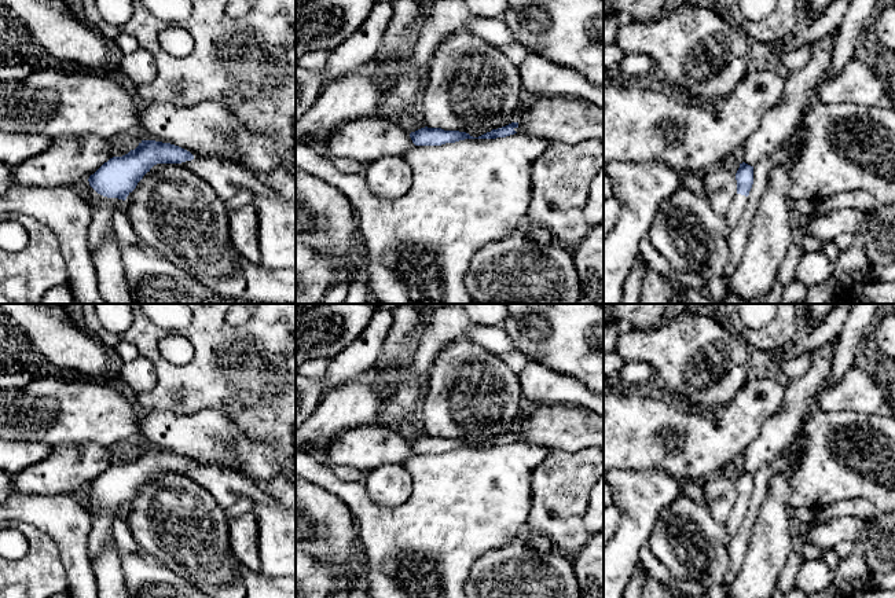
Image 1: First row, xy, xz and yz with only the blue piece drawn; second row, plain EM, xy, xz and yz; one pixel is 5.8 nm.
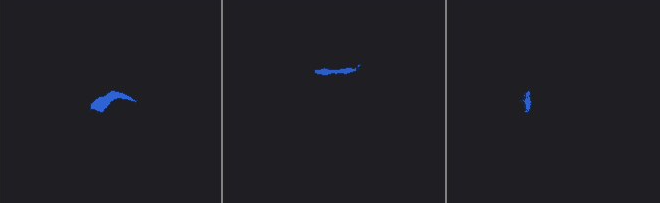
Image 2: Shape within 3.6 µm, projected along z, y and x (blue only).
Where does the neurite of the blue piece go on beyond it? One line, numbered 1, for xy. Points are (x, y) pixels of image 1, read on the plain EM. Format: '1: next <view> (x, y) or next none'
1: next xy (99, 507)

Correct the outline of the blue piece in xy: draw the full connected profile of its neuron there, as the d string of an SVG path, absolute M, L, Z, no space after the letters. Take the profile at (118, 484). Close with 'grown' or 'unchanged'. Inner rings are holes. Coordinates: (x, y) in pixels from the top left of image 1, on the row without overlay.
M142 448L135 458L122 465L113 465L89 484L89 494L98 500L95 511L109 506L125 509L137 491L157 472L181 472L194 463L170 451Z | grown

